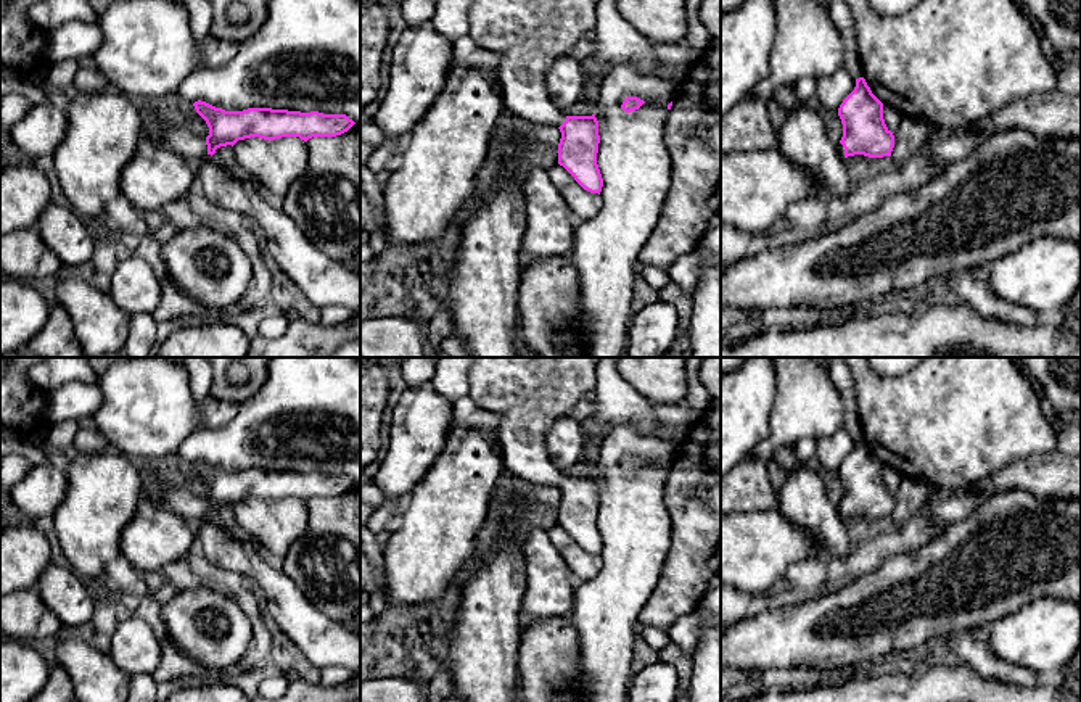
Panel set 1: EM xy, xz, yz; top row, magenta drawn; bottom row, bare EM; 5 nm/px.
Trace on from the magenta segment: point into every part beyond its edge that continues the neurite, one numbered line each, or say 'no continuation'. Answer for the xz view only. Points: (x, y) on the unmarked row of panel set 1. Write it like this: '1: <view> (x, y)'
1: xz (528, 393)

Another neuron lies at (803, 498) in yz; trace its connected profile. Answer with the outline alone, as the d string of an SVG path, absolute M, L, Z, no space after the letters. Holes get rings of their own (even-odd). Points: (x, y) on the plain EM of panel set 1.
M798 464L785 475L777 493L779 510L816 541L814 557L825 560L843 559L853 544L845 518L832 502L827 486L814 464Z

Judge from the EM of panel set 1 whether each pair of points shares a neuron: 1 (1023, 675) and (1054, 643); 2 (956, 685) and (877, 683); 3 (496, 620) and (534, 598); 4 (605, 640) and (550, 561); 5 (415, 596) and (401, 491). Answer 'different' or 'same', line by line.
1: different
2: same
3: different
4: different
5: different

